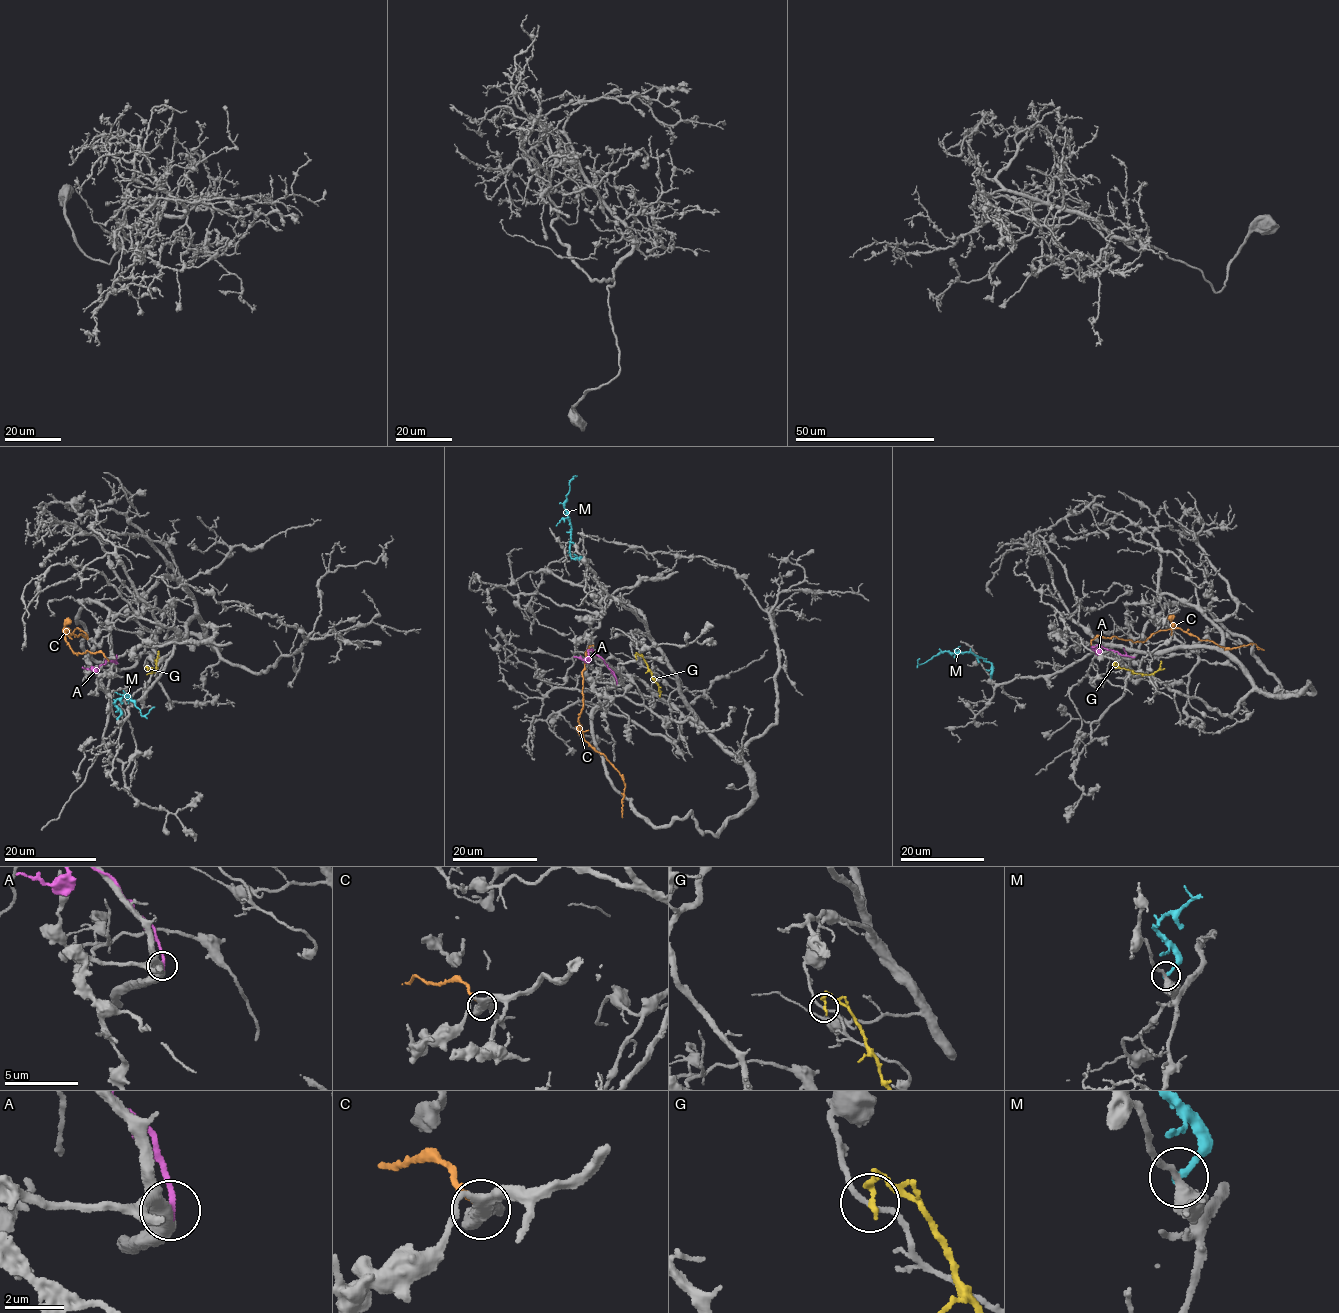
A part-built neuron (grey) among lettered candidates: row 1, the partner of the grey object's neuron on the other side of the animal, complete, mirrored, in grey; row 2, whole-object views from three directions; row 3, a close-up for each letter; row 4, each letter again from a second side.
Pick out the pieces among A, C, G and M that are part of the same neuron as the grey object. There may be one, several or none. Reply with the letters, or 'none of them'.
none of them

